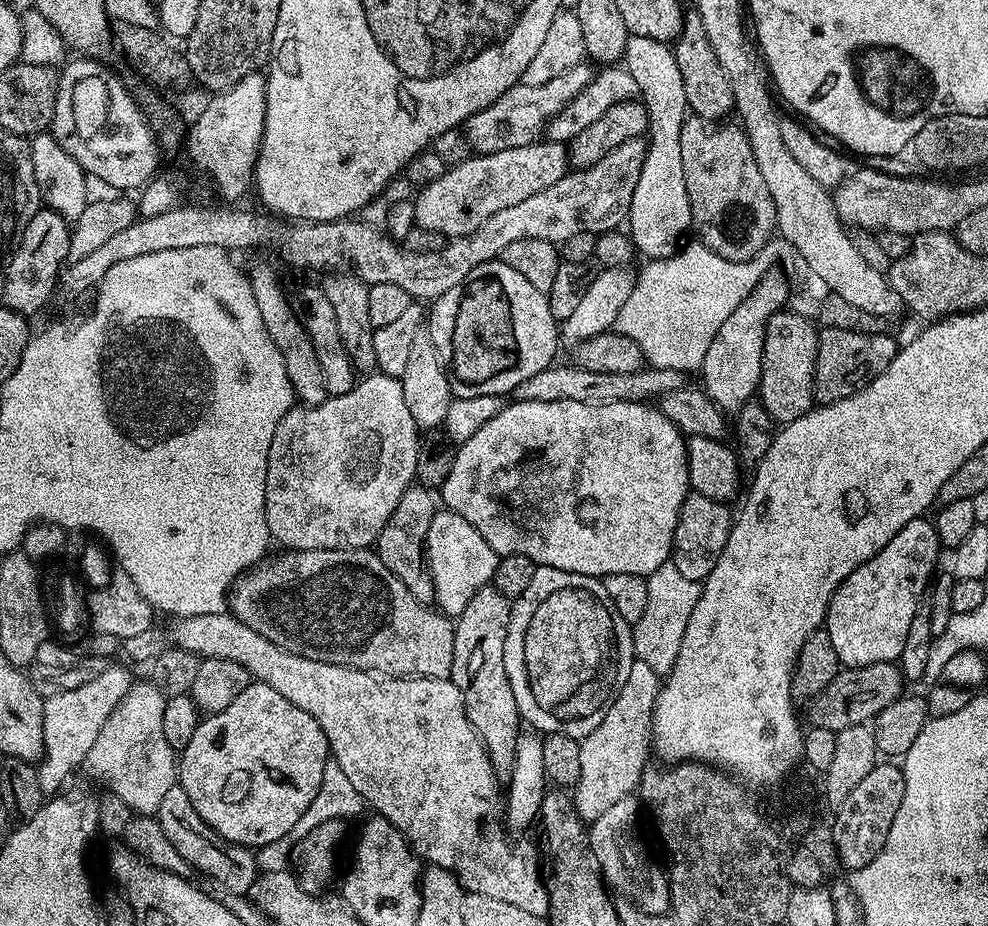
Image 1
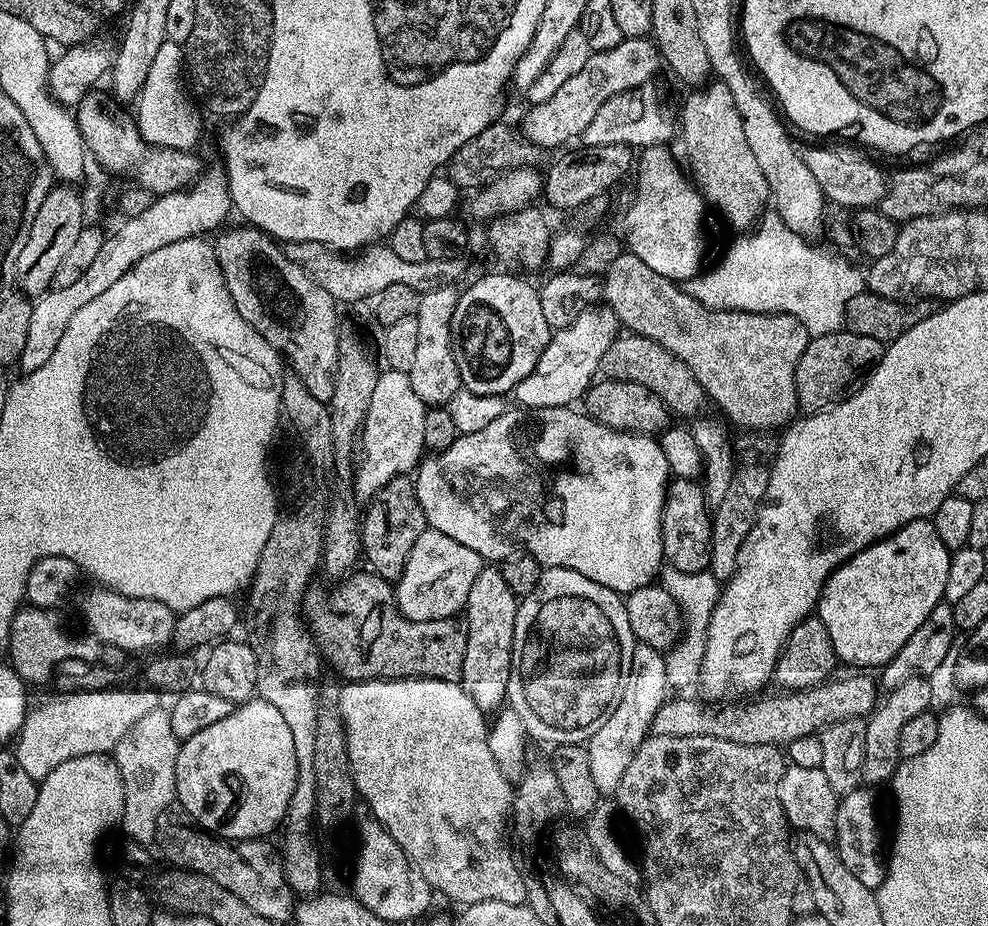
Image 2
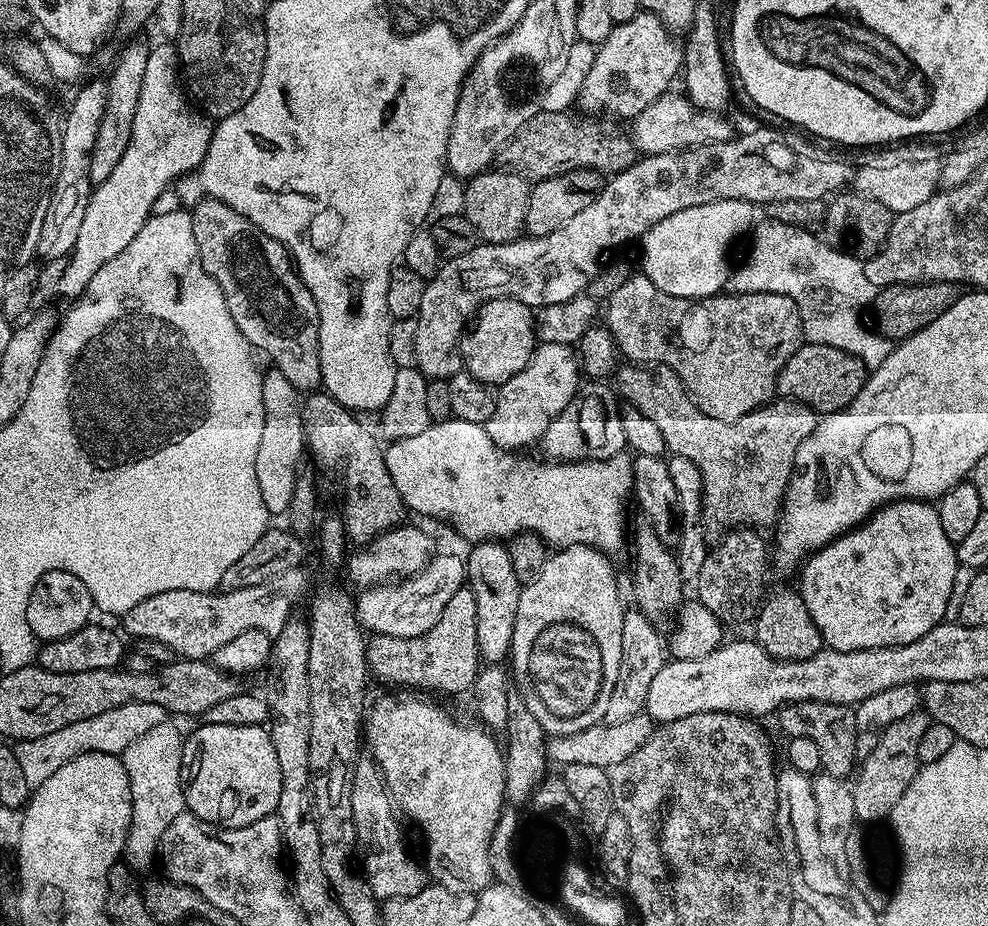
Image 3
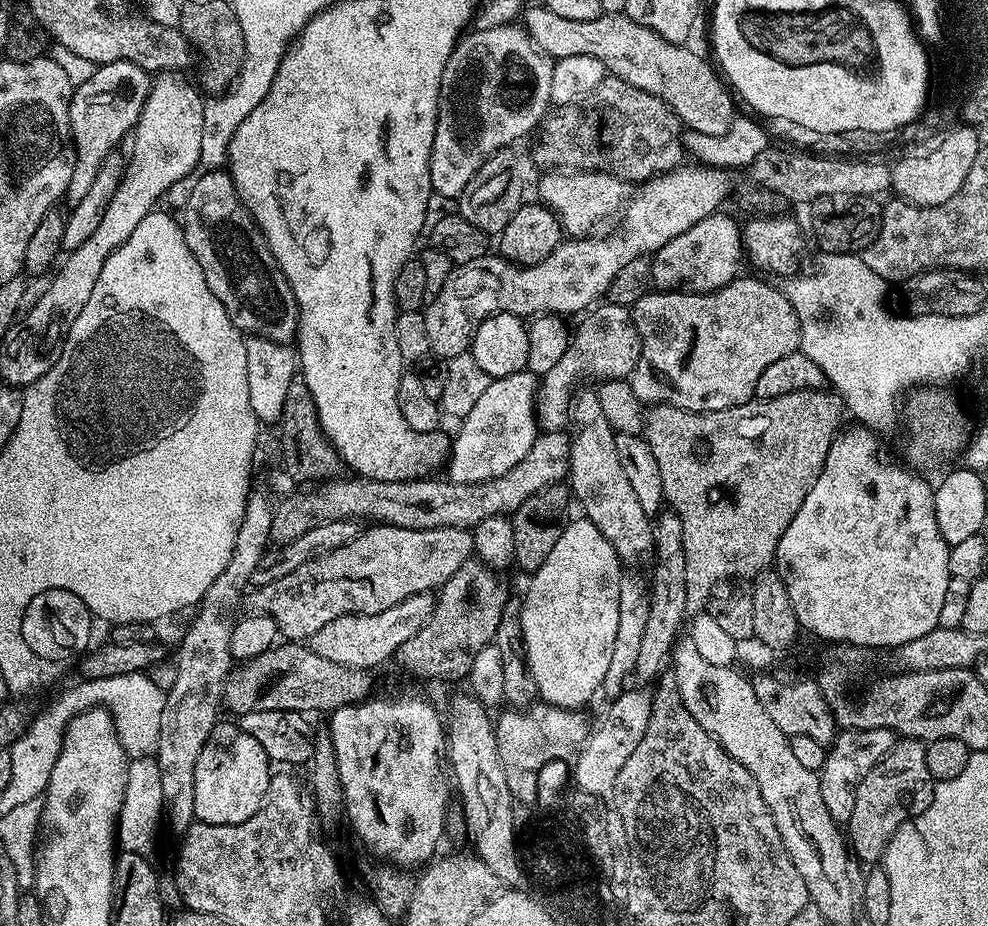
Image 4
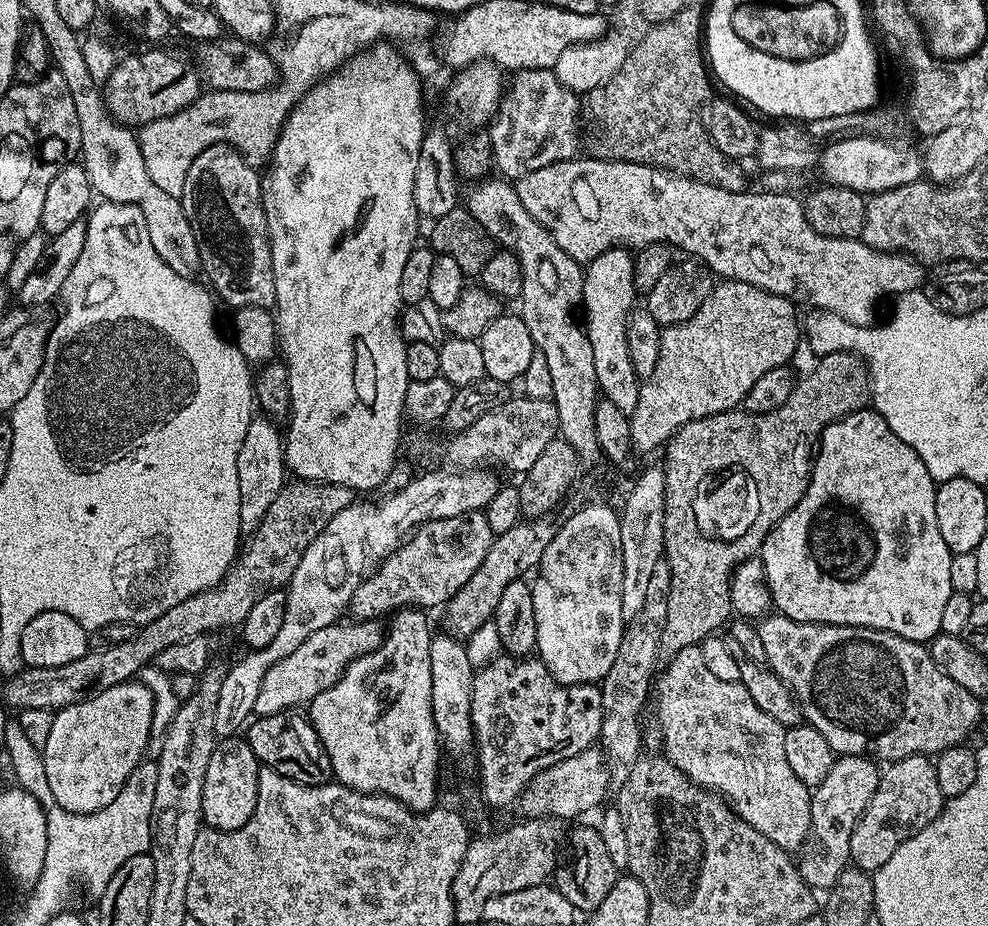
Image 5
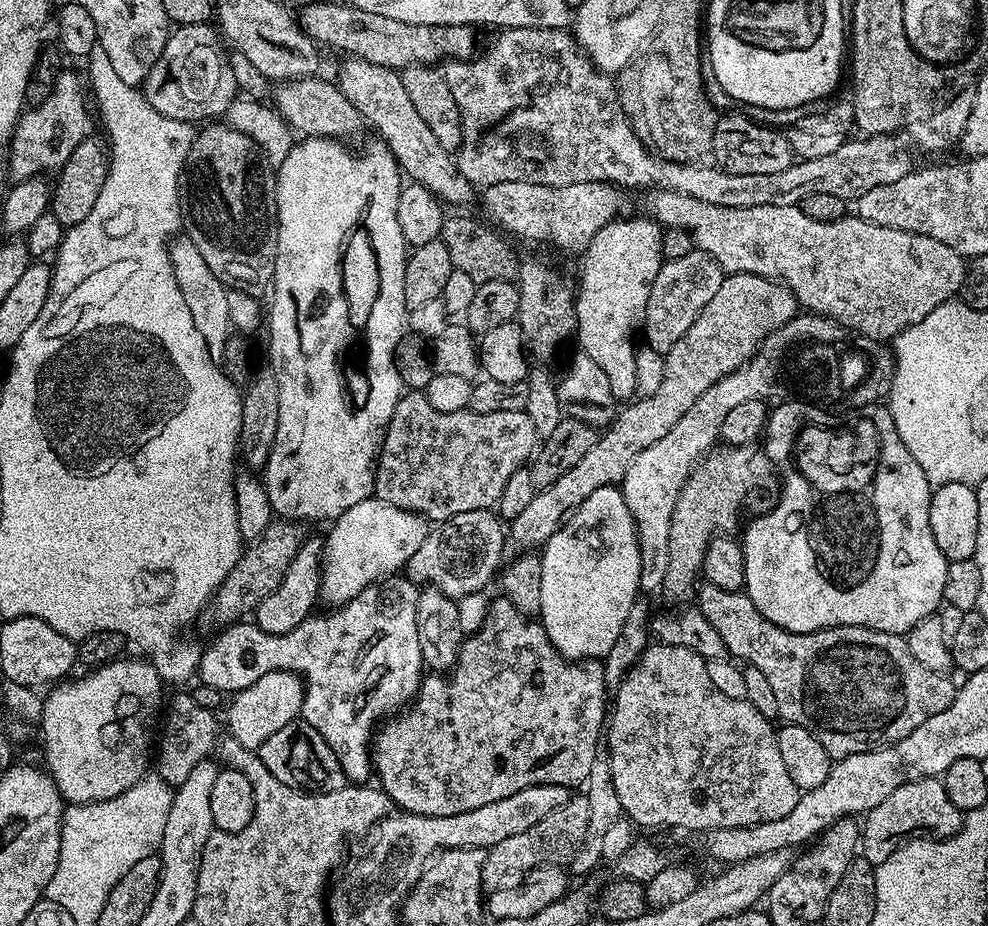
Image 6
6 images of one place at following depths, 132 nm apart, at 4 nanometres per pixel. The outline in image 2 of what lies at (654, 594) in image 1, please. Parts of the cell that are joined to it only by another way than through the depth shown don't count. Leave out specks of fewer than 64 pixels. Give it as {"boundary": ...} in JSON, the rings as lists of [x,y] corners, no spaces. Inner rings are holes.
{"boundary":[[[665,567],[662,572],[662,586],[674,598],[679,615],[692,627],[692,633],[681,635],[680,639],[664,652],[666,662],[666,678],[669,689],[688,688],[697,683],[704,665],[704,647],[708,644],[708,627],[710,614],[714,614],[714,606],[720,597],[721,581],[717,580],[711,570],[706,572],[683,572]]]}

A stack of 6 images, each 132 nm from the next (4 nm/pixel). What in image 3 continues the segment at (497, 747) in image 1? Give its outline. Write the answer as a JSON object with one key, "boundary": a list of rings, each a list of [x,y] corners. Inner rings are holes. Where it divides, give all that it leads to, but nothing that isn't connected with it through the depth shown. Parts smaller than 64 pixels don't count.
{"boundary":[[[481,540],[473,543],[466,555],[466,584],[478,602],[478,650],[481,661],[500,664],[509,659],[514,638],[514,622],[518,618],[518,598],[522,585],[503,543]]]}

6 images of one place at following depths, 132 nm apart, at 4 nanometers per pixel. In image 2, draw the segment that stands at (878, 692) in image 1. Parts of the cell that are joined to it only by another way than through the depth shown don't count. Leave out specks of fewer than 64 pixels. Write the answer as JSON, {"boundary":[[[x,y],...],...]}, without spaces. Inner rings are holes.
{"boundary":[[[856,674],[845,680],[831,679],[829,682],[805,690],[792,690],[774,700],[760,700],[757,704],[724,704],[715,708],[700,700],[675,700],[669,698],[654,714],[651,735],[673,736],[713,736],[739,744],[774,744],[787,746],[794,738],[817,735],[834,722],[859,720],[867,717],[878,703],[878,684],[871,675]]]}

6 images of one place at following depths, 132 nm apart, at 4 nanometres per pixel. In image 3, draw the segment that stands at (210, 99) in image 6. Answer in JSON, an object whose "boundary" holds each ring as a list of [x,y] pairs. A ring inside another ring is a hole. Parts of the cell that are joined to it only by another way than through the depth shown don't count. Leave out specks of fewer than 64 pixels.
{"boundary":[[[103,79],[81,83],[68,113],[62,116],[60,141],[62,162],[58,166],[58,178],[48,197],[46,218],[42,218],[42,234],[38,234],[35,255],[41,261],[64,260],[75,246],[78,230],[86,215],[88,197],[94,185],[90,178],[90,154],[94,150],[94,138],[98,138],[98,122],[102,122],[102,110],[106,110],[107,83]]]}

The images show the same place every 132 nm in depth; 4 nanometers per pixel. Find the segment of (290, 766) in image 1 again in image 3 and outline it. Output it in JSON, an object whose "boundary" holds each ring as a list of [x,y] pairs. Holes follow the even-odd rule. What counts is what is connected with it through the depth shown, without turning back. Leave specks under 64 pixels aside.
{"boundary":[[[201,723],[199,727],[187,733],[182,754],[187,811],[217,828],[245,828],[273,815],[278,806],[278,794],[282,794],[282,770],[278,770],[278,754],[274,754],[271,731],[263,724],[222,726]]]}

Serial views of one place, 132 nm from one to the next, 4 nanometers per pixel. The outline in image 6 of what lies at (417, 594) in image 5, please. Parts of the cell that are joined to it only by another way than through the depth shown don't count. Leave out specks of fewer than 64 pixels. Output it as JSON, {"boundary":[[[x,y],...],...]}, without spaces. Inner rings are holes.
{"boundary":[[[478,509],[454,514],[429,531],[422,546],[418,546],[414,558],[410,558],[406,565],[406,575],[417,585],[440,588],[442,594],[453,598],[481,591],[485,587],[484,583],[492,575],[492,579],[497,575],[505,559],[505,535],[505,525],[495,511]]]}

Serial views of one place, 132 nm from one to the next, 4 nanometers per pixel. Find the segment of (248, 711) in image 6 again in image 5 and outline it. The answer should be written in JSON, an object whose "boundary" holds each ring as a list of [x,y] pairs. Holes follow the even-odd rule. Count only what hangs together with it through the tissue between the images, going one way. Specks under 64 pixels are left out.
{"boundary":[[[337,622],[326,626],[326,630],[317,630],[310,634],[294,654],[286,654],[282,662],[274,662],[270,670],[266,670],[266,678],[262,678],[258,690],[258,702],[254,702],[256,716],[273,716],[279,712],[299,709],[312,703],[312,699],[322,690],[330,690],[334,682],[342,678],[342,674],[358,658],[370,654],[382,643],[382,628],[376,622]]]}

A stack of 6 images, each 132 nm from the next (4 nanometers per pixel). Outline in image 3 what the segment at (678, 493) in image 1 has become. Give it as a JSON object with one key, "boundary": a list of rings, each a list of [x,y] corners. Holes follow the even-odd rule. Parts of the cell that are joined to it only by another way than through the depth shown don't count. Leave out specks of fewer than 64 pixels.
{"boundary":[[[453,419],[451,422],[429,423],[422,434],[414,434],[410,438],[391,441],[383,449],[384,461],[390,470],[390,478],[394,478],[394,486],[398,494],[404,499],[405,509],[421,512],[424,516],[448,516],[448,520],[468,539],[468,542],[479,542],[481,540],[494,540],[497,542],[507,541],[509,538],[517,536],[520,532],[533,532],[535,536],[540,536],[545,544],[553,549],[569,548],[575,544],[581,544],[587,548],[597,548],[599,552],[613,554],[612,552],[625,551],[626,532],[624,536],[624,507],[633,495],[632,490],[632,460],[627,455],[621,454],[612,456],[609,460],[573,460],[571,462],[545,462],[540,460],[523,460],[515,451],[499,448],[490,438],[487,427],[474,422],[464,422]]]}

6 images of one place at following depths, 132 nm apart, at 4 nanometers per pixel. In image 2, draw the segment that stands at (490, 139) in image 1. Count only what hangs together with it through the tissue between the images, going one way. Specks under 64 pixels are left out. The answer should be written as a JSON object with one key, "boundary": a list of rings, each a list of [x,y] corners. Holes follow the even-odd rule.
{"boundary":[[[625,38],[618,42],[618,46],[614,46],[610,50],[594,52],[592,57],[586,62],[586,66],[582,66],[582,70],[578,70],[578,74],[574,74],[574,78],[569,78],[560,87],[558,94],[554,94],[546,102],[531,105],[527,109],[529,112],[525,114],[524,125],[522,125],[524,137],[542,150],[556,147],[556,149],[559,149],[561,146],[564,146],[559,146],[559,144],[566,143],[571,136],[583,137],[586,126],[590,124],[590,118],[594,118],[594,114],[598,112],[598,106],[602,106],[602,102],[606,102],[606,98],[626,90],[645,87],[651,81],[648,79],[659,68],[662,68],[660,51],[657,50],[655,43],[648,38]]]}

